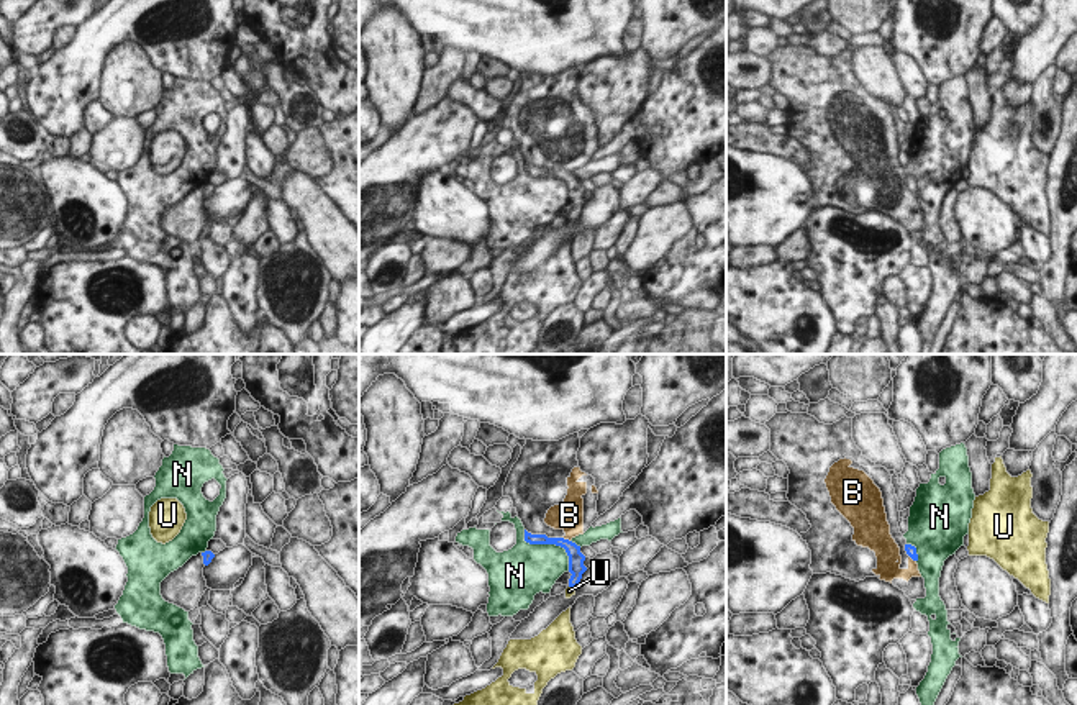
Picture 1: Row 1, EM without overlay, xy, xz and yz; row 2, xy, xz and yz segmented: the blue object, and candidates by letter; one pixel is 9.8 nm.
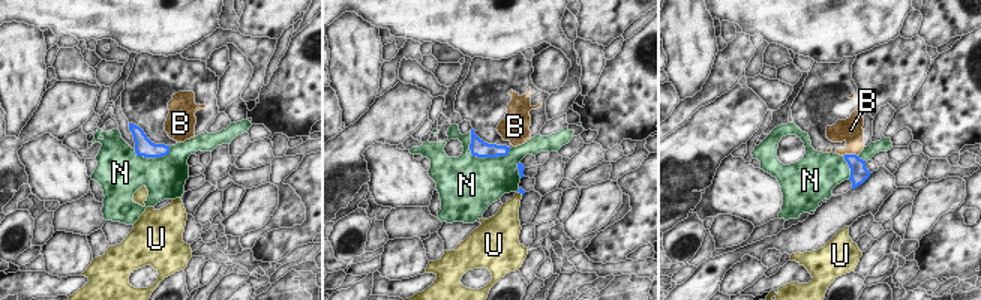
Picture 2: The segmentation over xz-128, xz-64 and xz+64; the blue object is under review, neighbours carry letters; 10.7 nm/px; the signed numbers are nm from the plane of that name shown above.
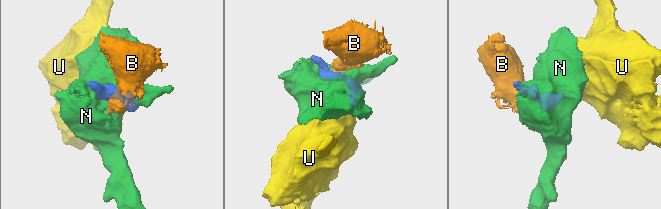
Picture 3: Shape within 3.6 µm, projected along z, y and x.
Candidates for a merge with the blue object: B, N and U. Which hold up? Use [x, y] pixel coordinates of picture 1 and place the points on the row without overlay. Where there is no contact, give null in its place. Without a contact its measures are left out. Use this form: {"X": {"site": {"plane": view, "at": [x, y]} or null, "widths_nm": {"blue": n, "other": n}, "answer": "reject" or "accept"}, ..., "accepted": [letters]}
{"B": {"site": {"plane": "xz", "at": [566, 172]}, "widths_nm": {"blue": 160, "other": 280}, "answer": "reject"}, "N": {"site": {"plane": "xz", "at": [549, 176]}, "widths_nm": {"blue": 140, "other": 440}, "answer": "reject"}, "U": {"site": {"plane": "xz", "at": [572, 218]}, "widths_nm": {"blue": 160, "other": 90}, "answer": "accept"}, "accepted": ["U"]}

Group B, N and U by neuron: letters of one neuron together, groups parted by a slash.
B / N / U

